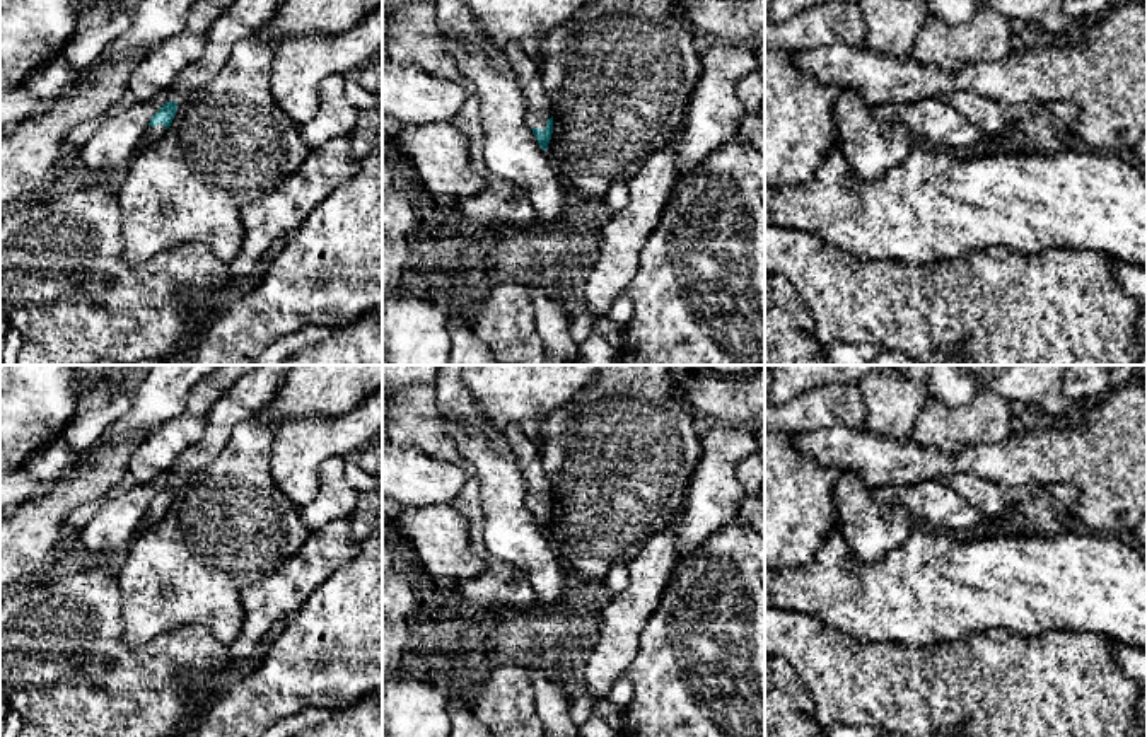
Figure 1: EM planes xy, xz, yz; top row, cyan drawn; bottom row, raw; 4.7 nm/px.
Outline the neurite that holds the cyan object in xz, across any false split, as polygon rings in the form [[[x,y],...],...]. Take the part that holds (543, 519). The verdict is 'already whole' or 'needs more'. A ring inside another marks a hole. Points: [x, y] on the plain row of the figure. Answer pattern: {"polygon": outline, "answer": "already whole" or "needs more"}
{"polygon": [[[515,425],[502,430],[500,435],[526,481],[526,505],[539,529],[548,532],[553,515],[553,490],[543,469],[539,447]]], "answer": "needs more"}

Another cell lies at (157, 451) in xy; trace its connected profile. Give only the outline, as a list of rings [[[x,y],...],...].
[[[189,411],[162,423],[145,435],[128,459],[128,474],[137,485],[152,483],[167,473],[176,457],[196,444],[207,430],[207,416]]]

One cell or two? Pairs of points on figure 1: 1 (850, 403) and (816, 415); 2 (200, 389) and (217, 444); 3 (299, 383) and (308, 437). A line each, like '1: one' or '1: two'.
1: one
2: two
3: two

